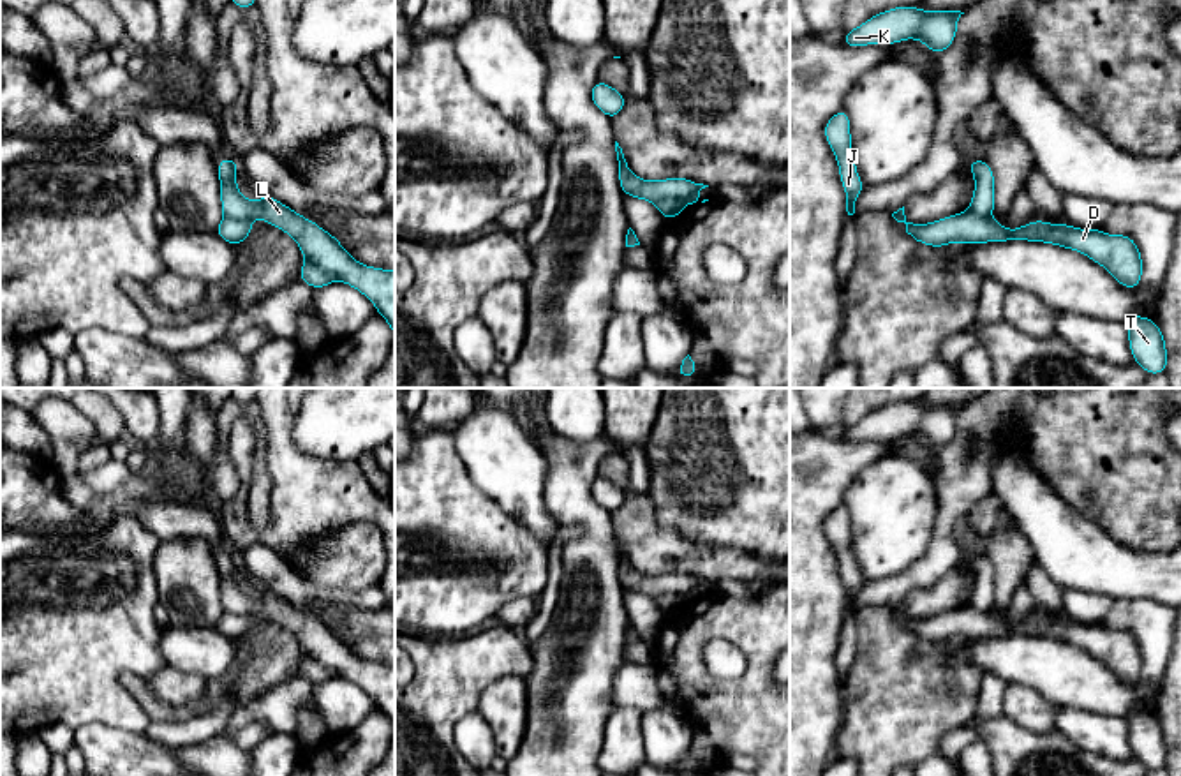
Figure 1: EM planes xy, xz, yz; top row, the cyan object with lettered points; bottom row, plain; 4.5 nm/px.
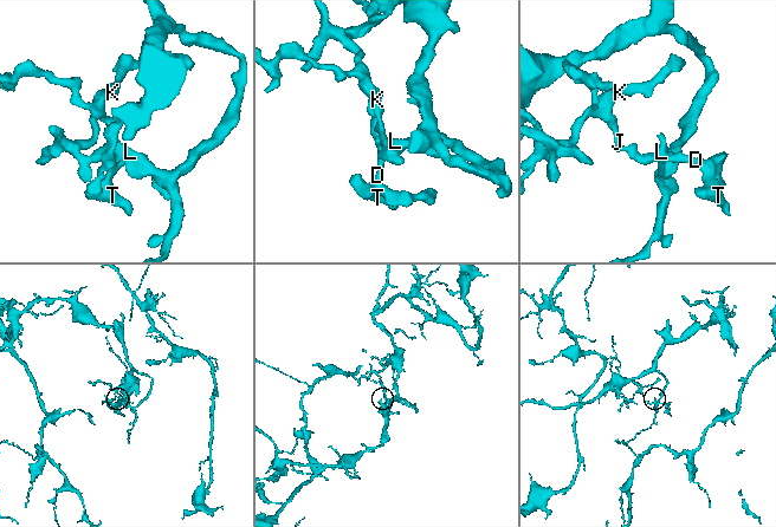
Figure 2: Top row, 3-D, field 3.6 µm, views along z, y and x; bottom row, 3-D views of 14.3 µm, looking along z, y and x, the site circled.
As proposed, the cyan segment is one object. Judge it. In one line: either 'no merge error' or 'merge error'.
merge error

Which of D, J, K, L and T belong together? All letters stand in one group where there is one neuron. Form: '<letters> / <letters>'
D J K T / L

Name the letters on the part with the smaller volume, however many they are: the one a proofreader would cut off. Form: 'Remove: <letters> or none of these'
Remove: D, J, K, T

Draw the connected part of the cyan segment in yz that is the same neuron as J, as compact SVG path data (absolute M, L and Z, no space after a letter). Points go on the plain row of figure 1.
M839 504L827 519L825 519L825 534L834 545L837 554L837 563L841 568L841 578L846 586L846 607L848 610L855 608L855 598L860 587L864 586L864 578L855 563L855 554L851 550L851 529L850 529L850 511L846 504Z

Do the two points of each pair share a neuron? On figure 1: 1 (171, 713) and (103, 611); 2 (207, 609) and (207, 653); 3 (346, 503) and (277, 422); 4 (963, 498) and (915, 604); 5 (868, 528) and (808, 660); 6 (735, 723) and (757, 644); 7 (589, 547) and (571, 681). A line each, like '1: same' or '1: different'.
1: different
2: different
3: same
4: different
5: different
6: same
7: same

